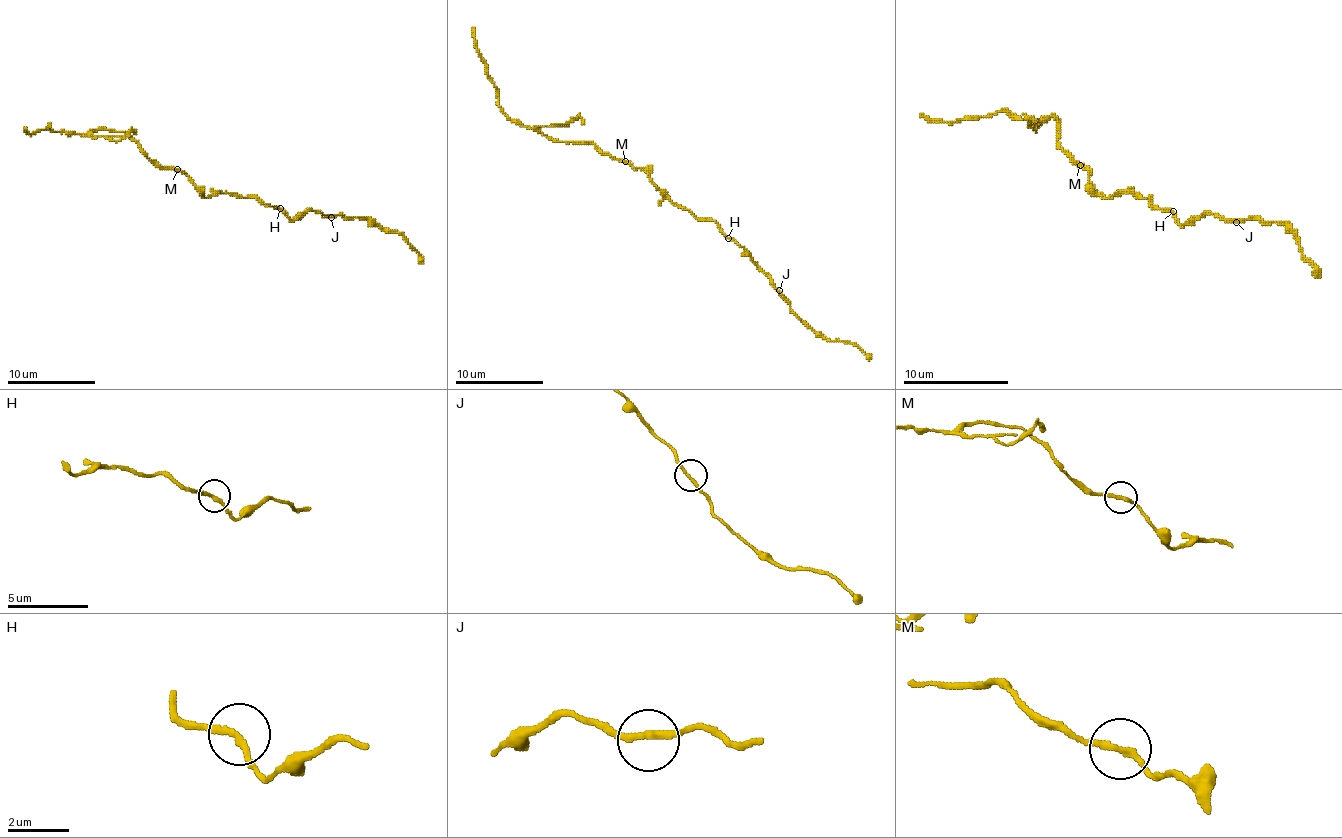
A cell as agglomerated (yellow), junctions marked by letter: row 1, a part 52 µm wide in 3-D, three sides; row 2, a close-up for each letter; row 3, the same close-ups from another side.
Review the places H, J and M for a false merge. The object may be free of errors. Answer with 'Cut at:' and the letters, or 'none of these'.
Cut at: M

